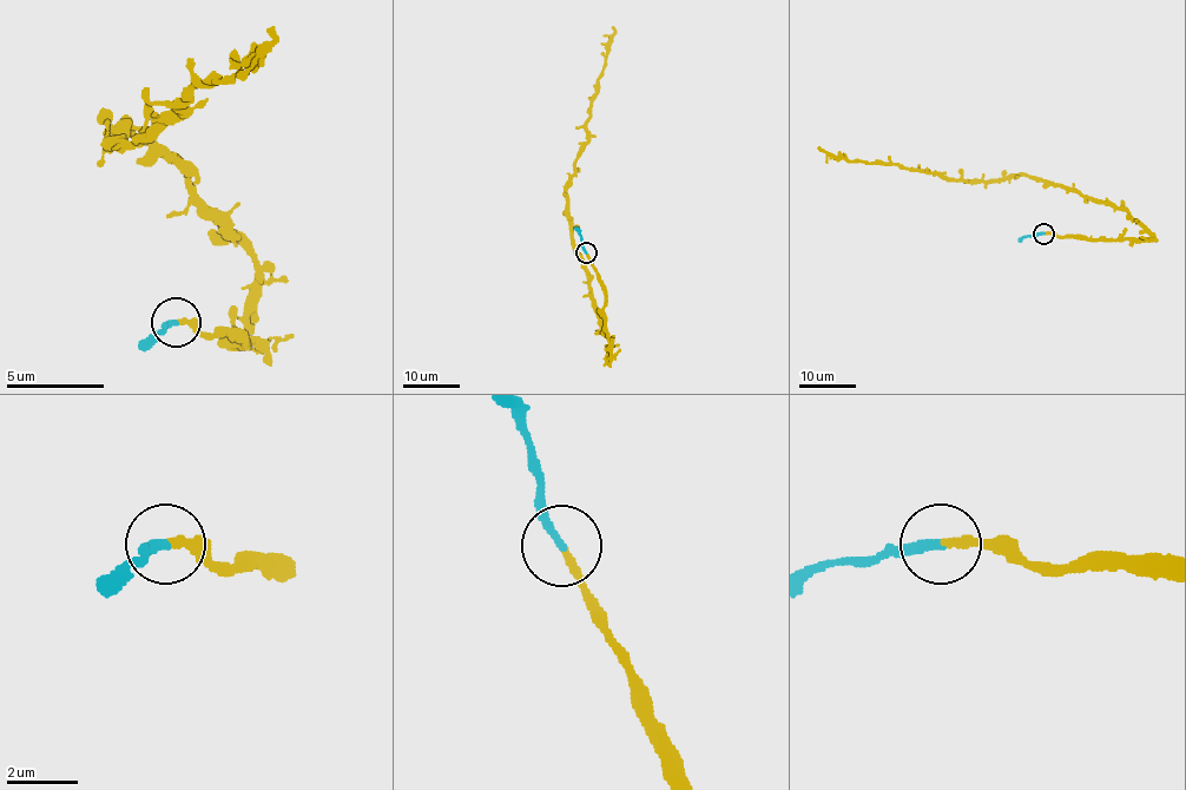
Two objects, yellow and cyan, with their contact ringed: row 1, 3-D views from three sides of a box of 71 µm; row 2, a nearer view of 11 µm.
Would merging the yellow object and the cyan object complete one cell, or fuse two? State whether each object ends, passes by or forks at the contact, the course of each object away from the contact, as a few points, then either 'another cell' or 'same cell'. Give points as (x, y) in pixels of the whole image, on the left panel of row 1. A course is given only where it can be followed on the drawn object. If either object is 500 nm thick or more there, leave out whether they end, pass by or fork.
yellow ends | cyan ends | yellow via (177, 321), (259, 346), (255, 257), (123, 120), (109, 145), (241, 77), (275, 43), (265, 28) | cyan via (177, 321), (157, 330), (138, 350) | same cell

